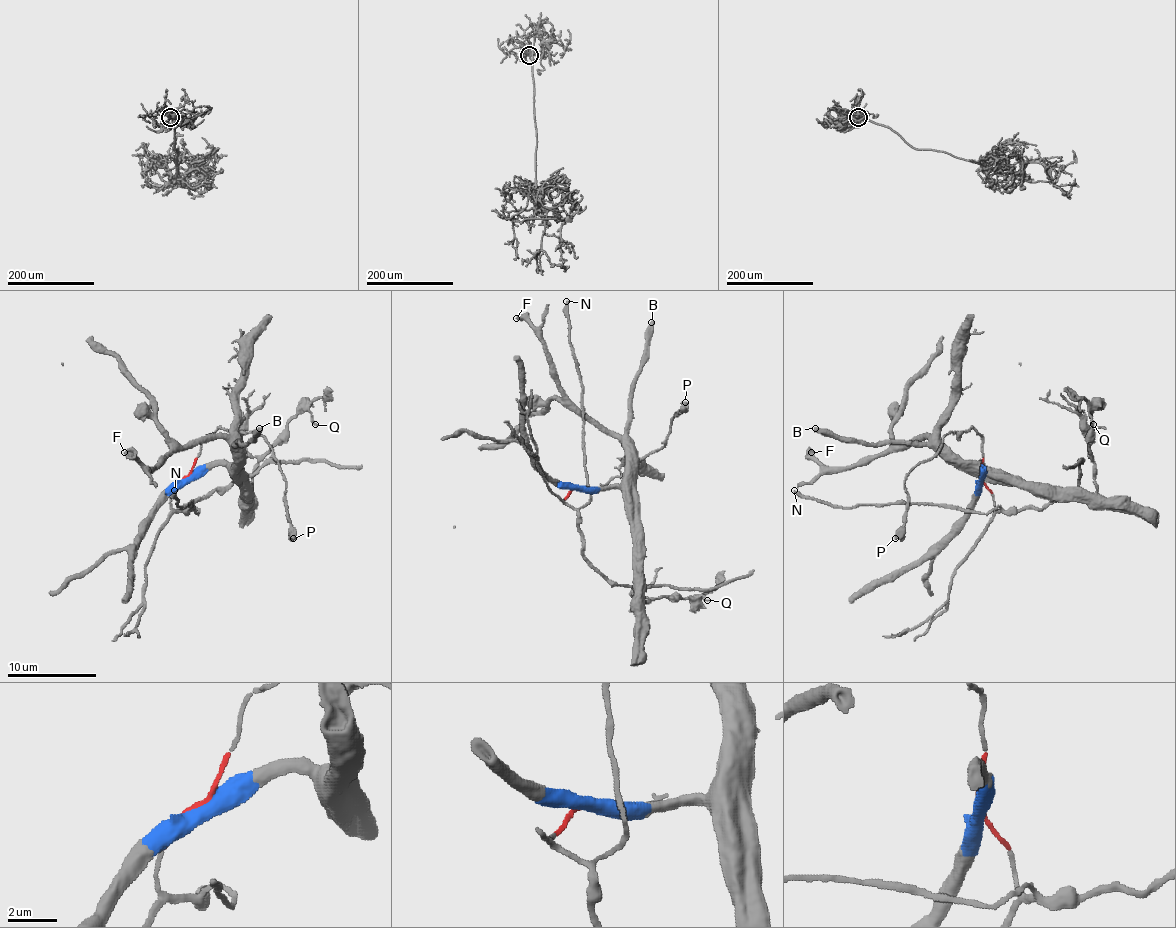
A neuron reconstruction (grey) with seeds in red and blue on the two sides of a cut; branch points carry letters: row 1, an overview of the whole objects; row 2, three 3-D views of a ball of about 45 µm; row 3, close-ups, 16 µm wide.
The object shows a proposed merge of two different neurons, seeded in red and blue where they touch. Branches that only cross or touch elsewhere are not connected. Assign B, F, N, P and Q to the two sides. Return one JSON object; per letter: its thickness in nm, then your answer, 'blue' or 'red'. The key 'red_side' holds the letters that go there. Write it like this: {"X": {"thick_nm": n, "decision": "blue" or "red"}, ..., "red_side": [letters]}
{"B": {"thick_nm": 460, "decision": "blue"}, "F": {"thick_nm": 440, "decision": "blue"}, "N": {"thick_nm": 240, "decision": "red"}, "P": {"thick_nm": 550, "decision": "red"}, "Q": {"thick_nm": 170, "decision": "blue"}, "red_side": ["N", "P"]}

